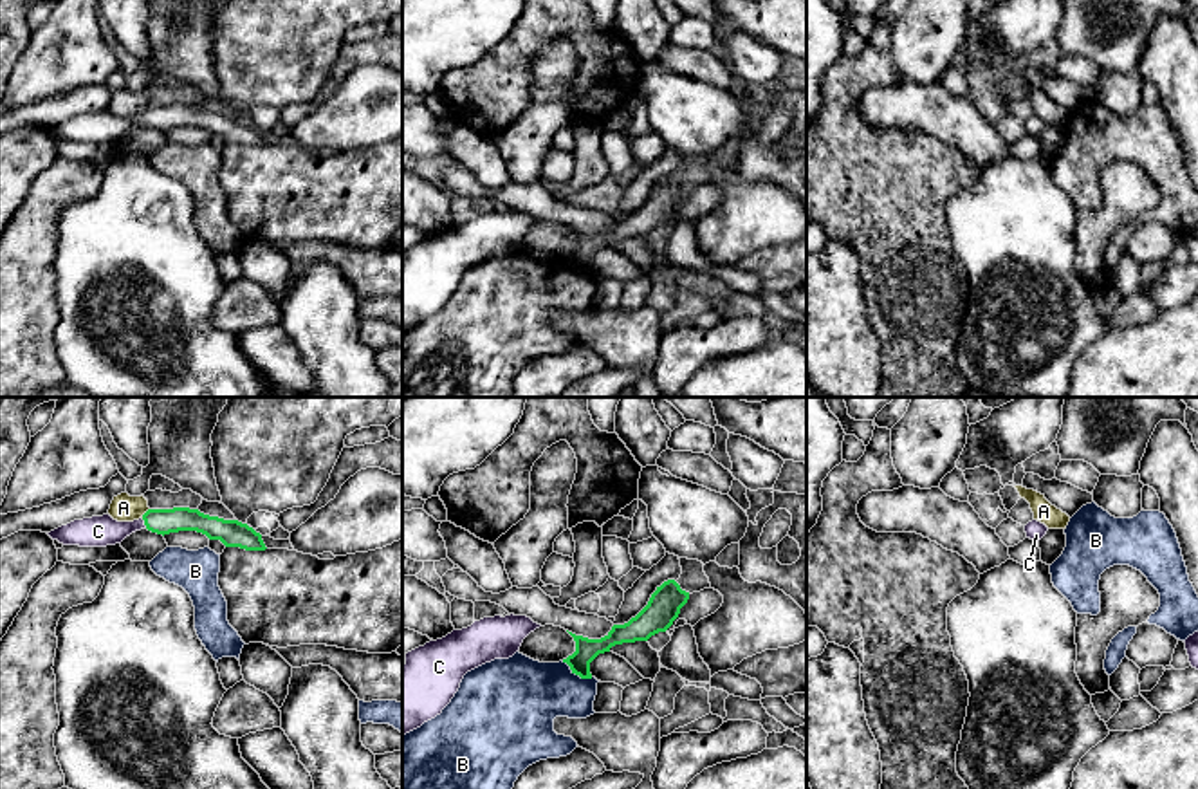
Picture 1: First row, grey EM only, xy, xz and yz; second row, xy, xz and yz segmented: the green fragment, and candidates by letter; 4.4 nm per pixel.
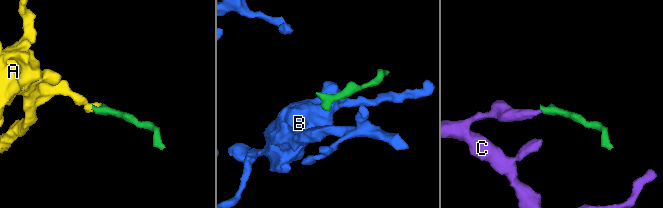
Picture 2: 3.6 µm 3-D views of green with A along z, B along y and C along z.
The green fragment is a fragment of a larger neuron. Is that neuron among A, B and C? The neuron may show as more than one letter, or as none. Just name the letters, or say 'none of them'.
C

